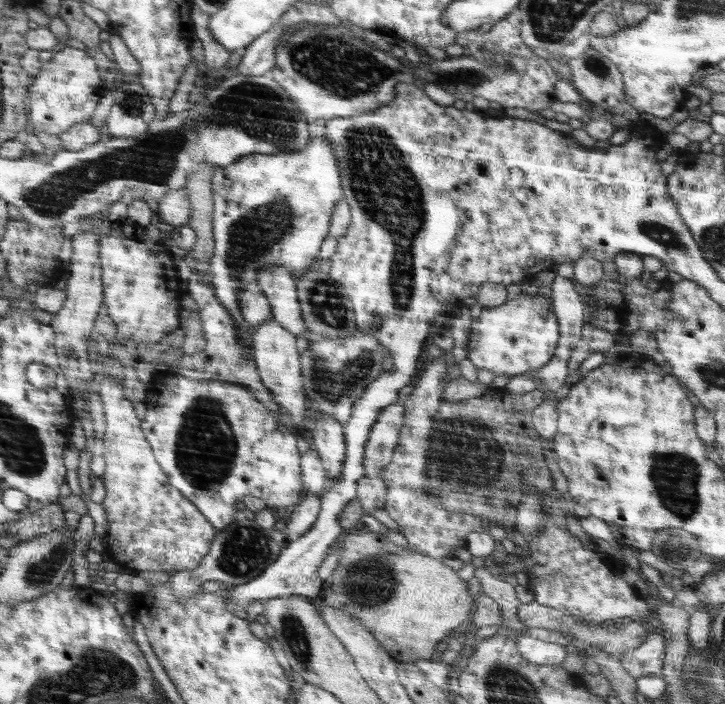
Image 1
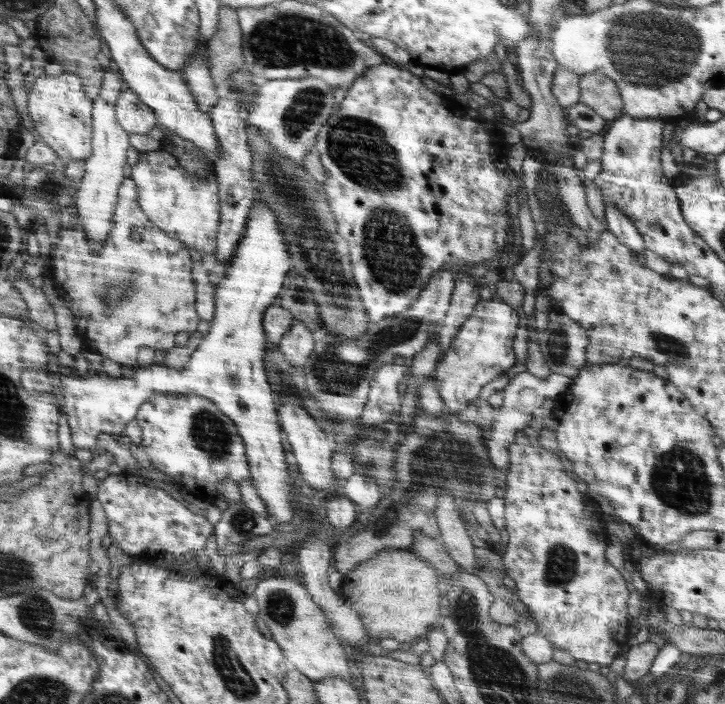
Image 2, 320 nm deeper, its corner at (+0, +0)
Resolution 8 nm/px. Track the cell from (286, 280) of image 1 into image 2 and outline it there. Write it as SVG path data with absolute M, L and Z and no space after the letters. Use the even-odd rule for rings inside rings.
M296 324L284 334L277 347L285 355L286 360L298 368L304 366L315 347L315 335L305 324Z

